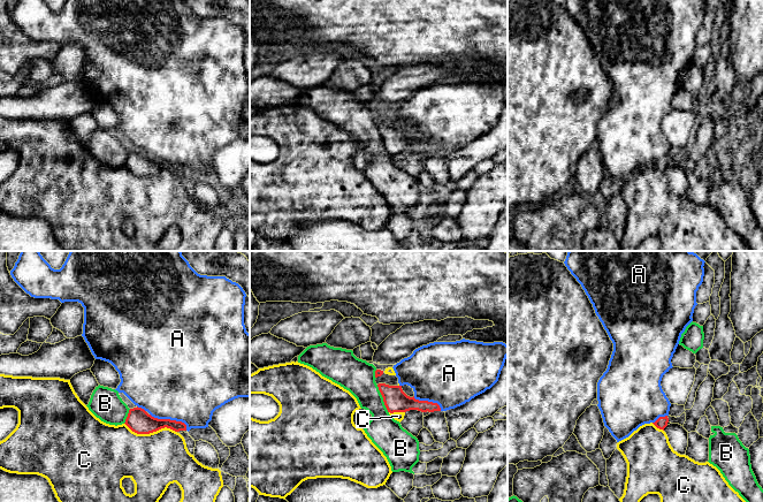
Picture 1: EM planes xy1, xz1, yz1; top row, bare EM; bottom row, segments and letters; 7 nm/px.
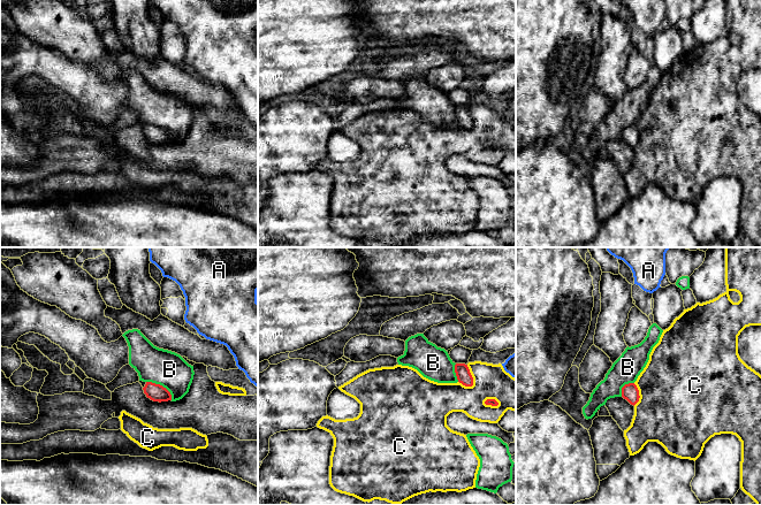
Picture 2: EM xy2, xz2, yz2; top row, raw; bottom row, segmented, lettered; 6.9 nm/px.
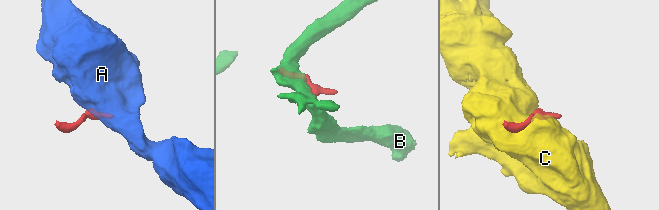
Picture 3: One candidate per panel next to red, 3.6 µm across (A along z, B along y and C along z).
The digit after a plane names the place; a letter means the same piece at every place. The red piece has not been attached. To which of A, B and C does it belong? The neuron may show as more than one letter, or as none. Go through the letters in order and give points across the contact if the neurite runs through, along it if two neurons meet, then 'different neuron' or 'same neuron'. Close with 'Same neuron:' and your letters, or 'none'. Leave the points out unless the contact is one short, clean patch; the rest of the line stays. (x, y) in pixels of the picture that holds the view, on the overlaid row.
A: border along xy1 (150, 413), (157, 418), (181, 420), (187, 430); different neuron
B: different neuron
C: different neuron
Same neuron: none

